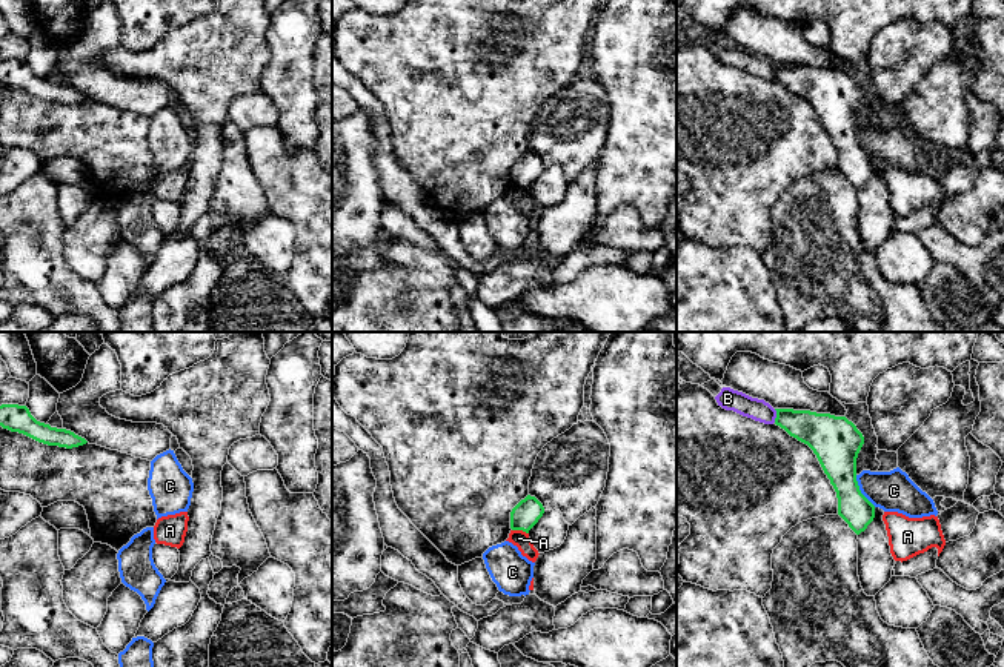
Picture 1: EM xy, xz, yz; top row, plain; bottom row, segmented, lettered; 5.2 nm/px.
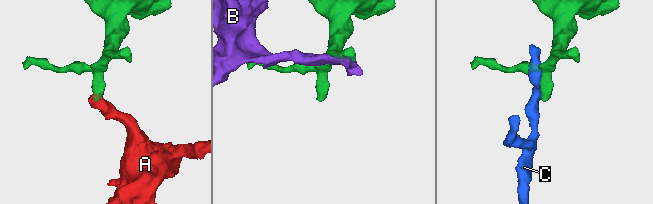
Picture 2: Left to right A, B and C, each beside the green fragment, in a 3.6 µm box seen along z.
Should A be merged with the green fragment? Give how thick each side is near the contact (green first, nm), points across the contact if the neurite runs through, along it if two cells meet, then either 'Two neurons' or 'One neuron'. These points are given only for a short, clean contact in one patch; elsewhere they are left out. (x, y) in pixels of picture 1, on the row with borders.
Thickness 150 nm (green) against 90 nm. Boundary: xz (512, 529), (521, 529), (528, 534). Two neurons

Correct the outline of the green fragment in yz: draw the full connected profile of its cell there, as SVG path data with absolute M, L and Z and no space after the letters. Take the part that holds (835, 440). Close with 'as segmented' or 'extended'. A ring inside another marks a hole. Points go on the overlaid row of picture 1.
M775 409L775 424L807 444L816 455L838 498L838 515L859 535L875 518L875 506L861 493L856 458L863 433L846 416L810 410Z; as segmented

